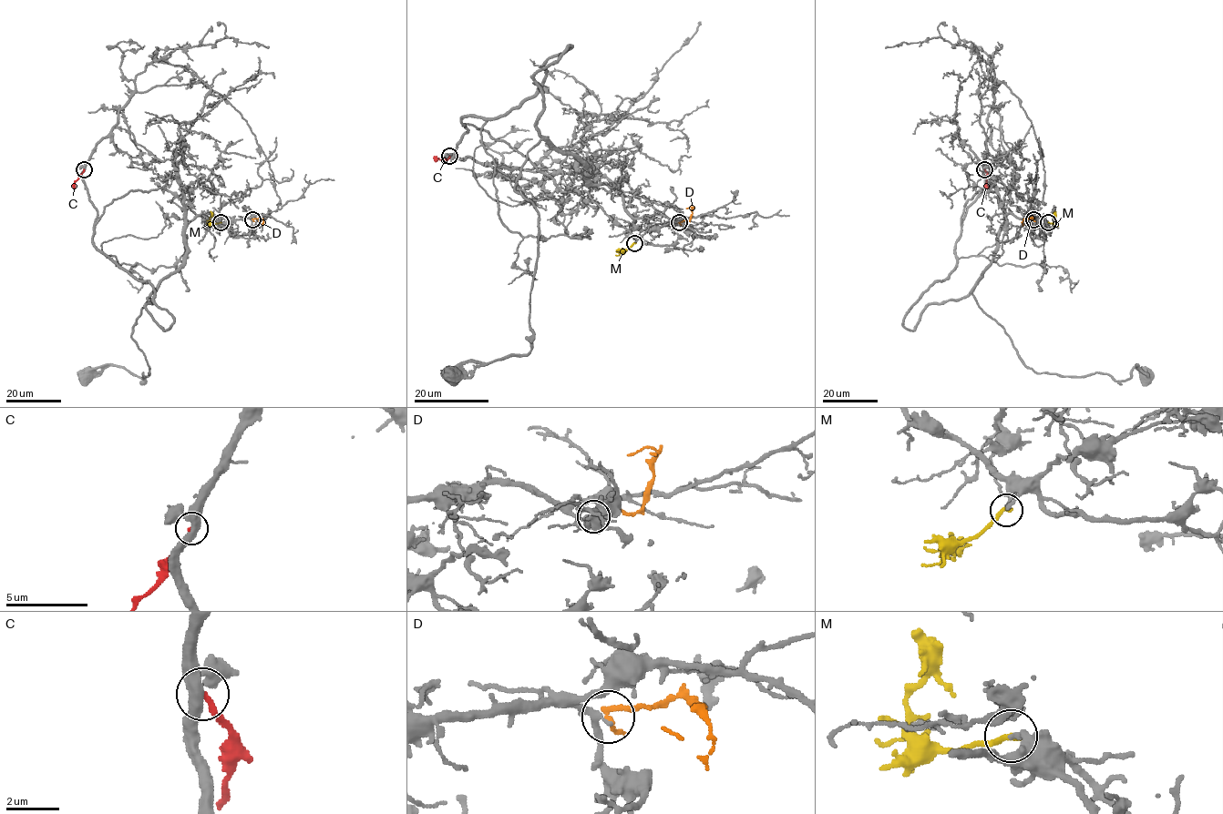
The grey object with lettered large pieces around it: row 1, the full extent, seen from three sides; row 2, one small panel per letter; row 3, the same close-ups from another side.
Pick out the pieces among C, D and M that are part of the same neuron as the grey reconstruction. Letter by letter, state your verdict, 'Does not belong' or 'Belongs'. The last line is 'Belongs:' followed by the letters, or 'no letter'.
C: Does not belong
D: Does not belong
M: Belongs
Belongs: M

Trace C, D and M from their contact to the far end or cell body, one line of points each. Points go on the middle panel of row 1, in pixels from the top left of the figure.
C: (449, 156), (446, 160), (436, 160)
D: (678, 222), (690, 219), (693, 208), (686, 208)
M: (634, 243), (620, 253), (621, 250)

